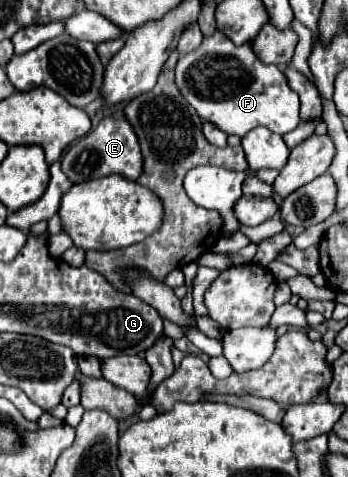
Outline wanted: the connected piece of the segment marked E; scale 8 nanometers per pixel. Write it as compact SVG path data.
M122 114L106 116L94 130L76 140L68 152L60 160L62 172L76 184L94 178L102 178L108 174L120 174L126 180L136 180L142 174L142 152L138 146L138 138Z

